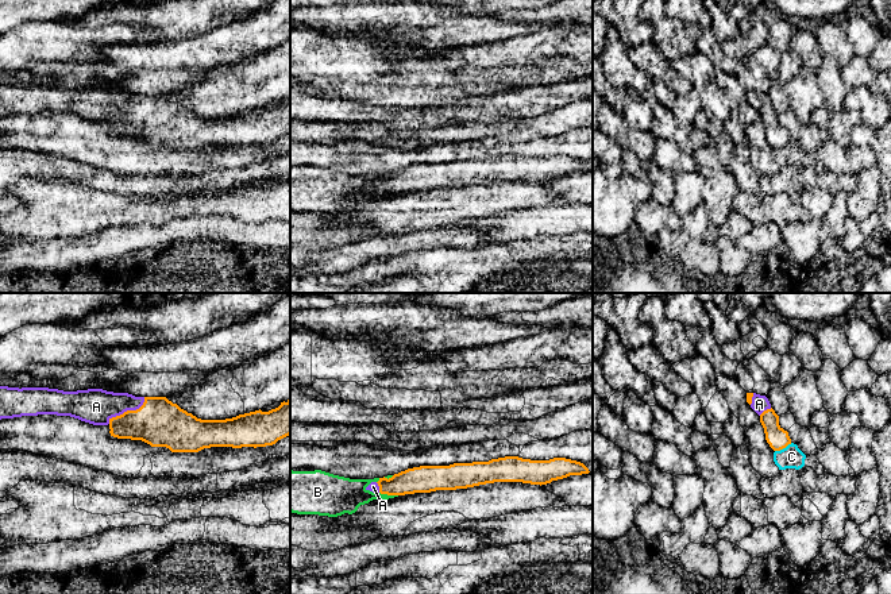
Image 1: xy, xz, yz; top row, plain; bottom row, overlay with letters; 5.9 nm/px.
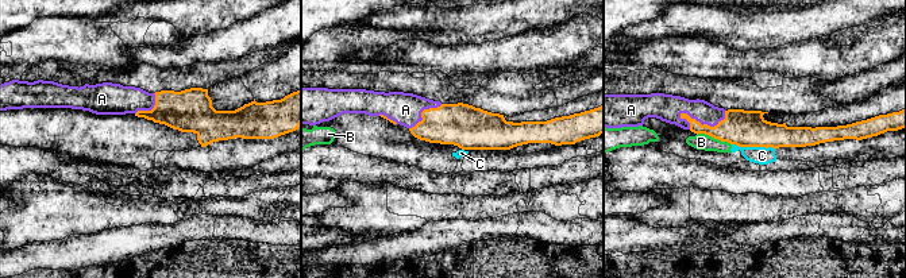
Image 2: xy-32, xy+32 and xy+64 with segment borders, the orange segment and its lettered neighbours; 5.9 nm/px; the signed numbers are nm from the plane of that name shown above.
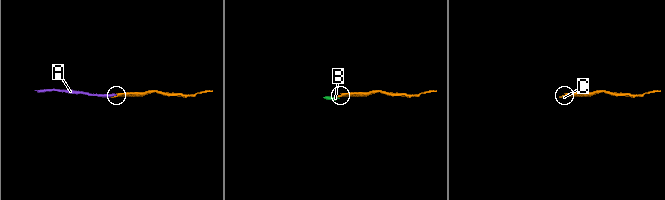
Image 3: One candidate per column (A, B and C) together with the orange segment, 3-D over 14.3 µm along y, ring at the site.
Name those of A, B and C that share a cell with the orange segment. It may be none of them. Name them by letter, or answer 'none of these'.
A

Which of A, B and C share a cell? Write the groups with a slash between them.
A / B C

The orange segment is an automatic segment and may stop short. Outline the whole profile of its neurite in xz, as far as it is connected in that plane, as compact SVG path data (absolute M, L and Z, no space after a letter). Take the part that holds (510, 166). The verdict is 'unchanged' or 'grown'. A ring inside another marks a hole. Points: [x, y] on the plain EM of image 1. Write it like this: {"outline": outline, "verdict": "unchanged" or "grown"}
{"outline": "M505 154L489 159L413 165L394 171L389 177L379 176L378 180L371 180L366 188L387 193L405 193L467 186L494 180L522 180L541 184L570 173L589 170L583 161L566 155L531 158Z", "verdict": "grown"}

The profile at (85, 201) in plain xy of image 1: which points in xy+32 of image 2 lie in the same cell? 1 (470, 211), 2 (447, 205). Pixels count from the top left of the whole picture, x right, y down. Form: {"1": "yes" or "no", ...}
{"1": "yes", "2": "yes"}

